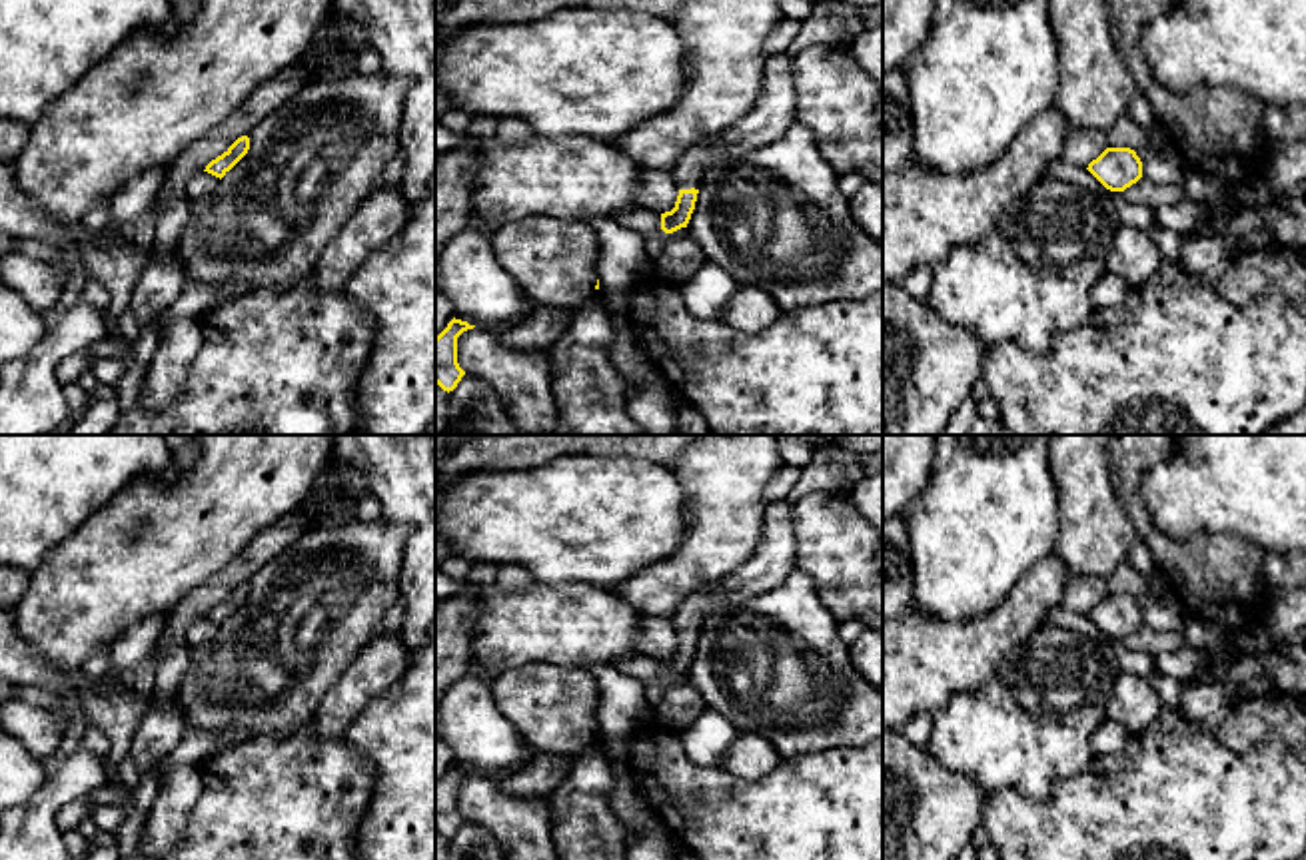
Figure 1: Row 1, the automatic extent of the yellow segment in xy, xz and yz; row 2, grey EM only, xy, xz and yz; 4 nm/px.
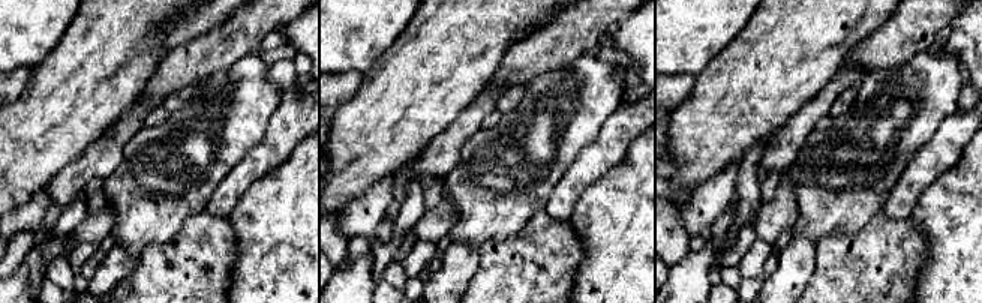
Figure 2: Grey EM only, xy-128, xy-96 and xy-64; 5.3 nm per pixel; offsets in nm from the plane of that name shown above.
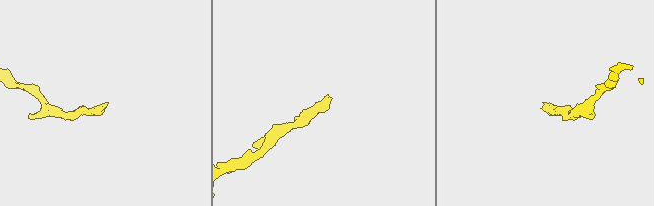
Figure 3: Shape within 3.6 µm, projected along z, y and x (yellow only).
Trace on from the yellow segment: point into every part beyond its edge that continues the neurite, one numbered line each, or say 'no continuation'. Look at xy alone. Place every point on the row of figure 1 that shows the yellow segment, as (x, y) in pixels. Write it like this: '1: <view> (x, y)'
no continuation

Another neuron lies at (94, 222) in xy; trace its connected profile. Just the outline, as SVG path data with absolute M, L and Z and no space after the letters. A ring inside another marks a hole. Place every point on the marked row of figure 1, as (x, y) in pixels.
M102 202L84 215L82 225L90 235L98 235L108 229L108 221L110 221L110 202Z

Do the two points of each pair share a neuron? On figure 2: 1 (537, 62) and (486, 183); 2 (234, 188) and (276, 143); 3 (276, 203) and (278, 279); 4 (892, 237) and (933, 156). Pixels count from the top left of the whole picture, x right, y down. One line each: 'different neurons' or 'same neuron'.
1: different neurons
2: same neuron
3: same neuron
4: different neurons

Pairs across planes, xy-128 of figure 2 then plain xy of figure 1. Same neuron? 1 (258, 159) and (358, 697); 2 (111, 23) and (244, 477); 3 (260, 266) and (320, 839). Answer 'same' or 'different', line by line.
1: same
2: same
3: different

